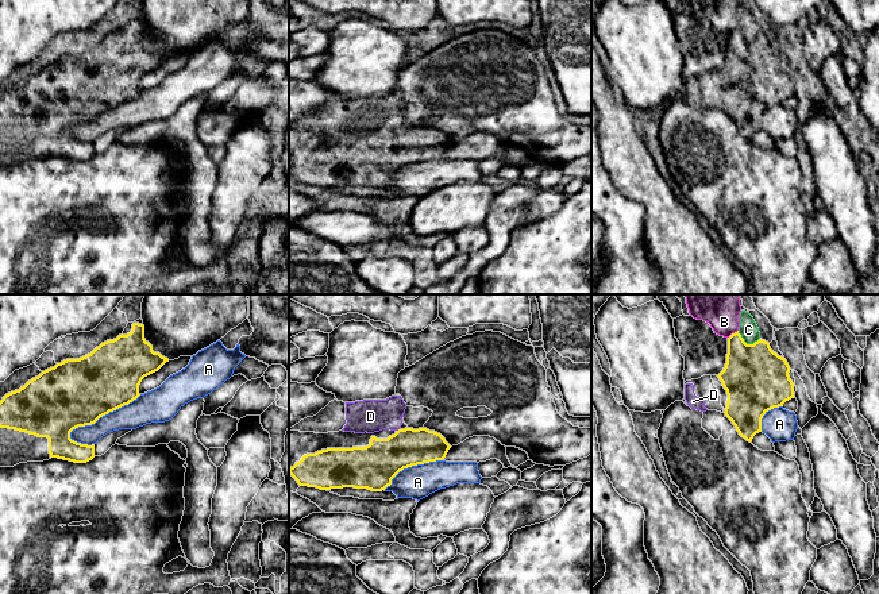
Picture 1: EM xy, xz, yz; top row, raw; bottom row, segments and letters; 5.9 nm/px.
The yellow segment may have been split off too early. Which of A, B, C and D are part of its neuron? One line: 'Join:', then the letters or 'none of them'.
Join: D

